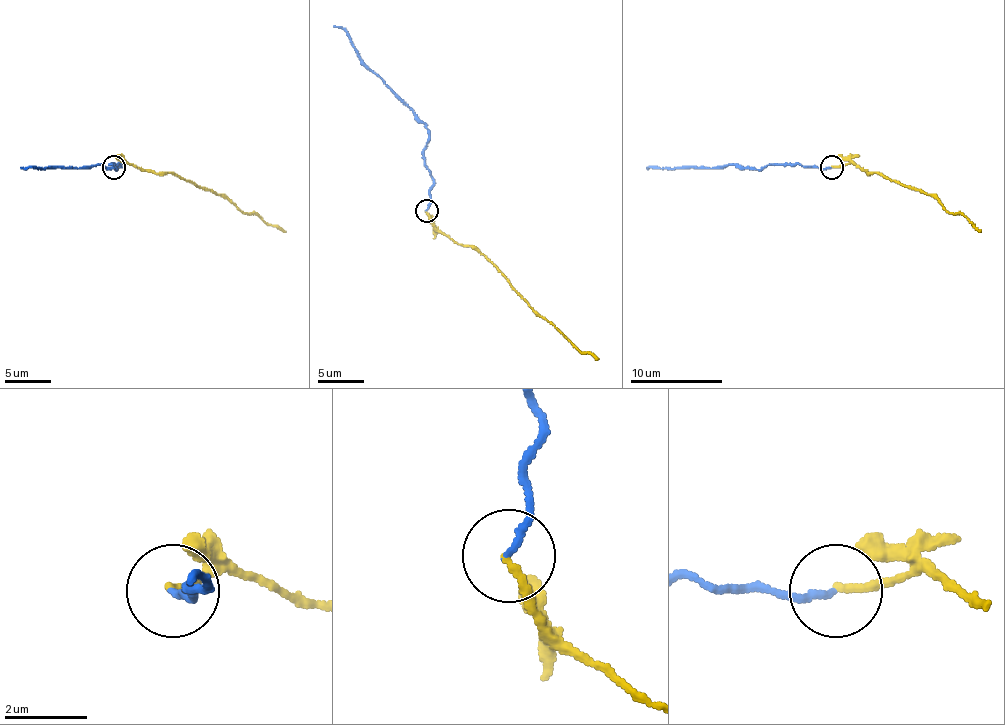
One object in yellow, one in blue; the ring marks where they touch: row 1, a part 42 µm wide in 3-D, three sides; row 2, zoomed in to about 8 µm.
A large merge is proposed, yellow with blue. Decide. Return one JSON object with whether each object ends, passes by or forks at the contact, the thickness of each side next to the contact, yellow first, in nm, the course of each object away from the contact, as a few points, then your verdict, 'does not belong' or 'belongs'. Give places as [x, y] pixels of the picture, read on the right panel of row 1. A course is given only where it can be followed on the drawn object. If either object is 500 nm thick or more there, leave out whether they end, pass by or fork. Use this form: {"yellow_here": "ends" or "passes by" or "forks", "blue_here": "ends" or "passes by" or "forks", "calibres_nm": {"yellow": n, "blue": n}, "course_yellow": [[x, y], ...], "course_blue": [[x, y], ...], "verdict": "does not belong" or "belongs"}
{"yellow_here": "ends", "blue_here": "ends", "calibres_nm": {"yellow": 200, "blue": 170}, "course_yellow": [[832, 168], [851, 163], [867, 172], [881, 172], [904, 186], [929, 193], [948, 212], [959, 212], [980, 232]], "course_blue": [[832, 168], [770, 163], [749, 170], [733, 165], [647, 168]], "verdict": "does not belong"}

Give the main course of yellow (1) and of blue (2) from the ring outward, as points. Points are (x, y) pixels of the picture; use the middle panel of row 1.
1: (426, 211), (437, 230), (458, 243), (474, 246), (532, 308), (583, 352), (592, 352), (599, 359)
2: (426, 211), (432, 179), (423, 149), (428, 142), (428, 128), (361, 58), (351, 38), (333, 26)

